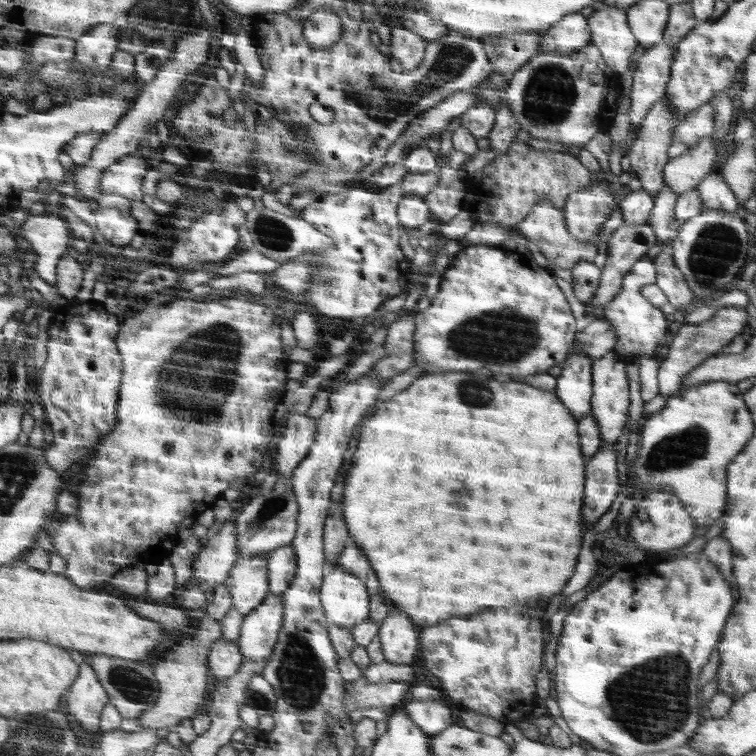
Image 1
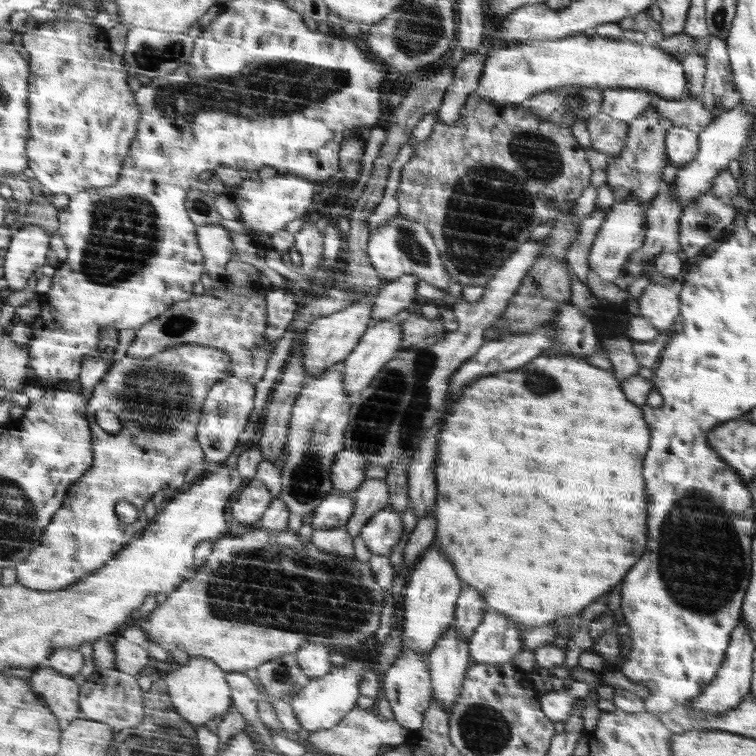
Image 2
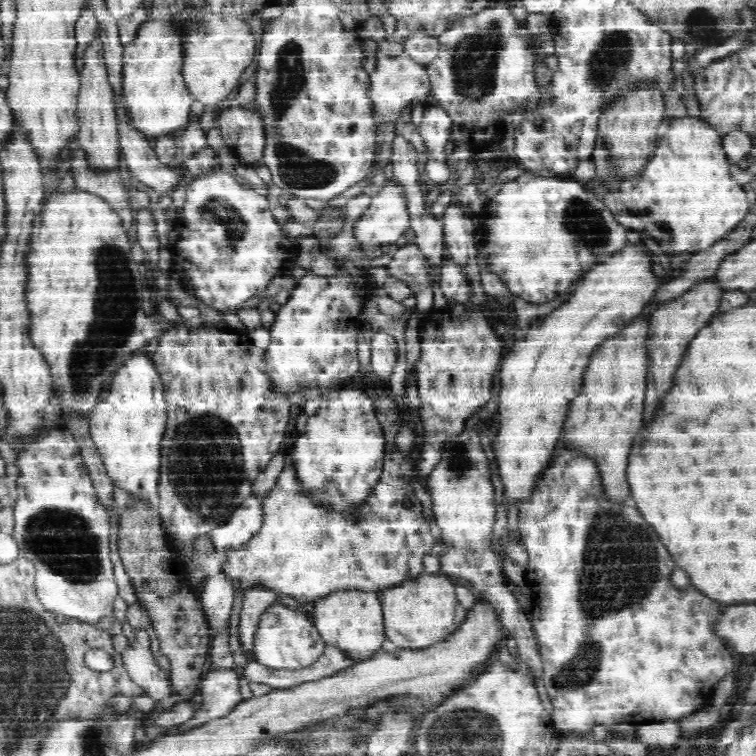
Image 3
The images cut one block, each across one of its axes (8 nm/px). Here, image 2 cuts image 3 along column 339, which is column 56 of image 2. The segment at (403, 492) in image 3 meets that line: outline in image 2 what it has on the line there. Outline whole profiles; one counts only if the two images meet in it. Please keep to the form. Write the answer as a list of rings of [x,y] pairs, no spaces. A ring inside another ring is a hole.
[[[179,344],[144,358],[130,360],[121,358],[113,361],[104,378],[94,388],[90,399],[89,419],[93,431],[94,467],[81,478],[78,486],[73,486],[69,497],[46,529],[42,546],[36,549],[28,561],[17,567],[18,582],[36,590],[46,592],[69,589],[92,577],[99,569],[113,560],[126,544],[138,537],[148,528],[148,518],[144,513],[144,504],[150,501],[154,493],[163,490],[168,494],[177,493],[183,488],[184,476],[192,464],[204,463],[204,454],[200,454],[197,438],[197,424],[202,411],[202,402],[212,385],[233,374],[232,359],[225,351],[203,344]],[[98,410],[111,410],[118,415],[122,429],[108,434],[96,424]],[[118,502],[129,502],[138,511],[134,523],[124,523],[116,515]]]

